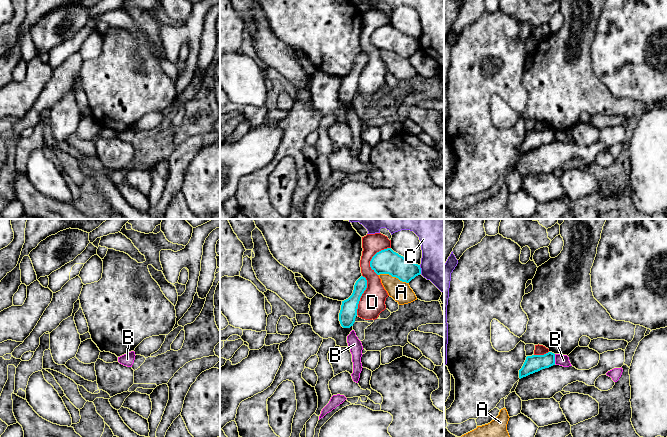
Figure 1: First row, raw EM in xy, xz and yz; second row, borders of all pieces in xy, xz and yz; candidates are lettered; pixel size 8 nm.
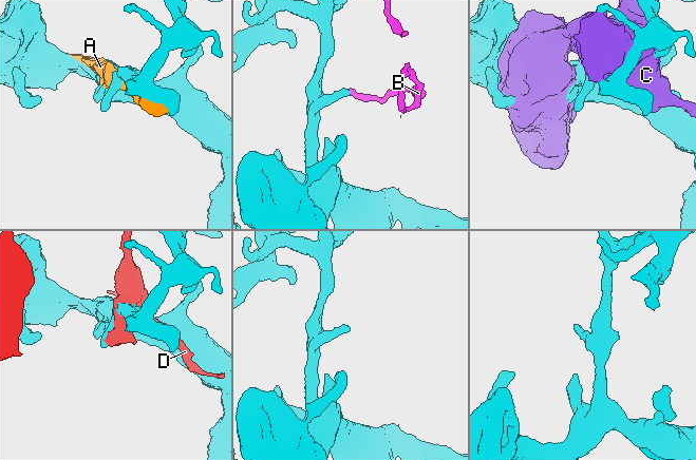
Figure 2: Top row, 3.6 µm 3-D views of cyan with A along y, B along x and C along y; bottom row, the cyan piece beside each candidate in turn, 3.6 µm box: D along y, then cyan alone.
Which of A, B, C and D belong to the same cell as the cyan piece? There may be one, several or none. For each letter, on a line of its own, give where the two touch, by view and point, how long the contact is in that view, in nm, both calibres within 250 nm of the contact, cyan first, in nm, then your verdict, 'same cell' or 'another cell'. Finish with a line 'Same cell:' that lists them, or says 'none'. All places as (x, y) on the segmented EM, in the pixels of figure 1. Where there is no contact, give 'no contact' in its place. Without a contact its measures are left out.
A: xz (393, 276) | 260 nm | 200/160 nm | another cell
B: yz (554, 359) | 80 nm | 140/100 nm | another cell
C: xz (420, 269) | 70 nm | 190/360 nm | another cell
D: xz (361, 295) | 320 nm | 140/200 nm | another cell
Same cell: none

